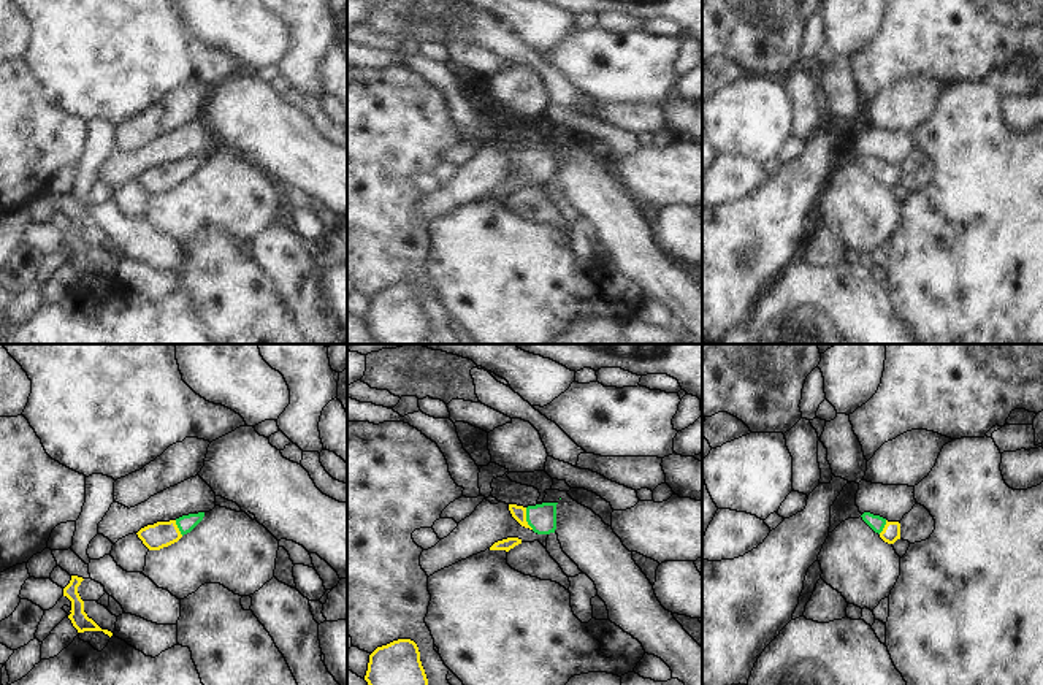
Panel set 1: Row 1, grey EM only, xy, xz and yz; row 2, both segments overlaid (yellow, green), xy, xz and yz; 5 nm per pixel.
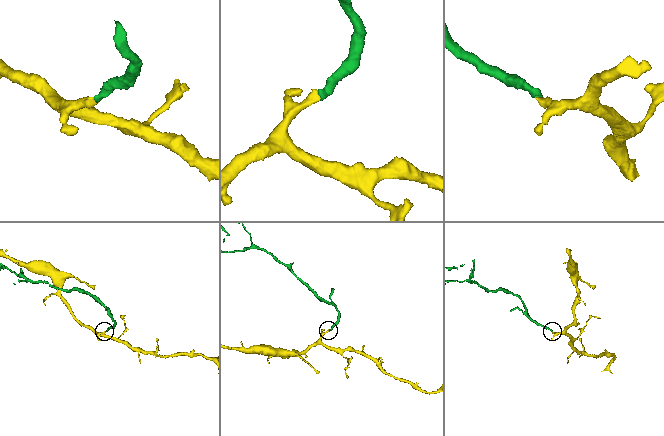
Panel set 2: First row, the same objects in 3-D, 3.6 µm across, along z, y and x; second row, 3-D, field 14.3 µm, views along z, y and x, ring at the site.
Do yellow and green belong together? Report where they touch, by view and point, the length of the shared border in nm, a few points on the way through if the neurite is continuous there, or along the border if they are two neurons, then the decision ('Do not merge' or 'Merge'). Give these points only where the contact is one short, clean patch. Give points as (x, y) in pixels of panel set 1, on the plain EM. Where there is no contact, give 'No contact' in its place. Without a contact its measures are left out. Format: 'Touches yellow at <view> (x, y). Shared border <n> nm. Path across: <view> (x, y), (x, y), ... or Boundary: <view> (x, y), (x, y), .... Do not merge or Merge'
Touches yellow at xz (525, 164). Shared border 120 nm. Path across: xz (519, 157), (525, 164), (542, 162). Merge

